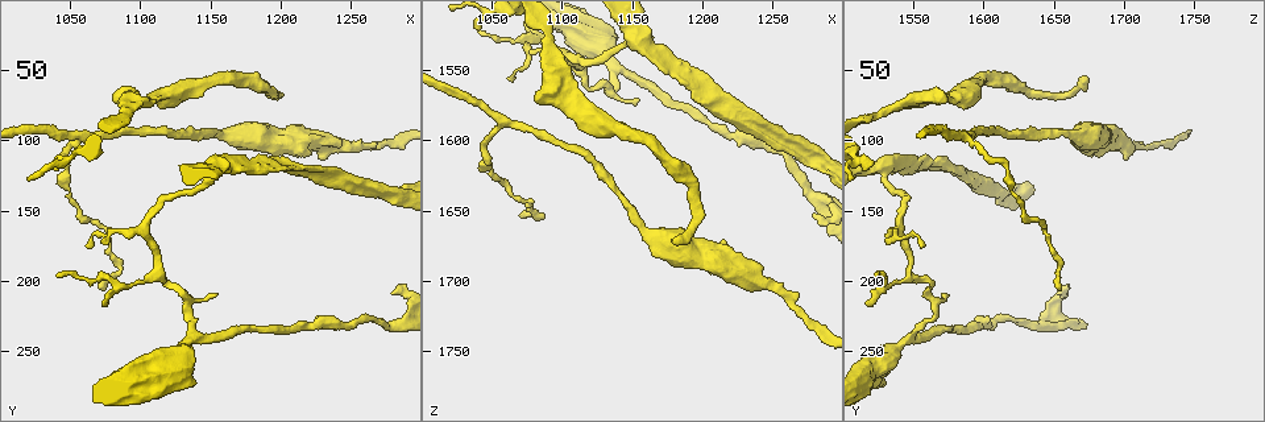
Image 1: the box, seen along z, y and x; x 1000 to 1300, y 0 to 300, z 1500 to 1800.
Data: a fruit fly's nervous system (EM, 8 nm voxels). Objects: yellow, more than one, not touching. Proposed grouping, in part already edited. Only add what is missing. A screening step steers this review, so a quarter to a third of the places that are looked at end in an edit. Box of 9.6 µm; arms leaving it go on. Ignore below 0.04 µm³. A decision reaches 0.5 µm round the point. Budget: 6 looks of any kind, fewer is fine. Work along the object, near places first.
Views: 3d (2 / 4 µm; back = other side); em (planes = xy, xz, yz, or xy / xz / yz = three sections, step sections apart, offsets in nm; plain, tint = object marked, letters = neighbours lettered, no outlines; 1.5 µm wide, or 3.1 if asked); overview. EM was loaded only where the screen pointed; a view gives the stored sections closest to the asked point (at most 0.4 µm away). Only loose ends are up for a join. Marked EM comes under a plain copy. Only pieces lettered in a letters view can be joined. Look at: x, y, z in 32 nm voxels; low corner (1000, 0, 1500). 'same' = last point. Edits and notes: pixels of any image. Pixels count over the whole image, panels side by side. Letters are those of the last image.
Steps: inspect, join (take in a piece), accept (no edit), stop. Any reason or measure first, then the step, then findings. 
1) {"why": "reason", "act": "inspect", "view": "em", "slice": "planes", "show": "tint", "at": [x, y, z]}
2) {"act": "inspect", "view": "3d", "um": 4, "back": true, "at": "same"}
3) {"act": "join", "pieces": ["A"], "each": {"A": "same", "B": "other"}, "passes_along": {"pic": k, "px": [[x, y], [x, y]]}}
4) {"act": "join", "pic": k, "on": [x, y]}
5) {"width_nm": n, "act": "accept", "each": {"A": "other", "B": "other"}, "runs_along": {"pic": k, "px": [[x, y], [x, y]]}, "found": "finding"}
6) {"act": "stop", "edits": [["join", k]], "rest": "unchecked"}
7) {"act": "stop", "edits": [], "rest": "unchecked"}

{"why": "thin end", "act": "inspect", "view": "em", "slice": "xy", "step": 4, "show": "tint", "at": [1154, 208, 1570]}

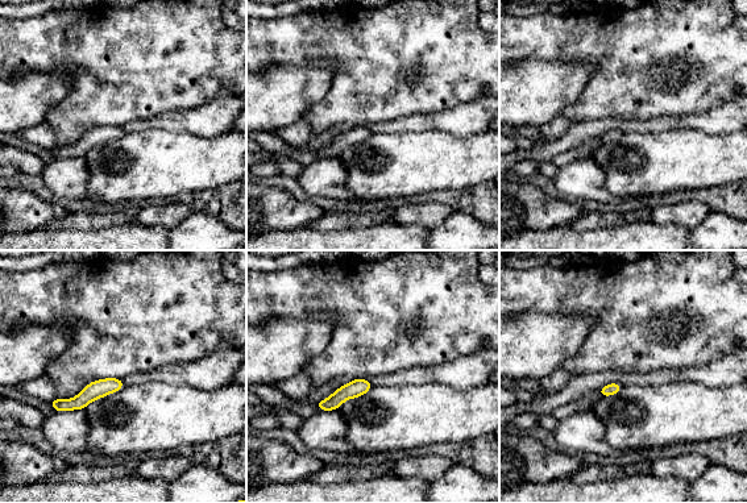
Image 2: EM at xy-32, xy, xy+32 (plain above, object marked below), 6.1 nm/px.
{"act": "inspect", "view": "em", "slice": "planes", "show": "letters", "at": "same"}

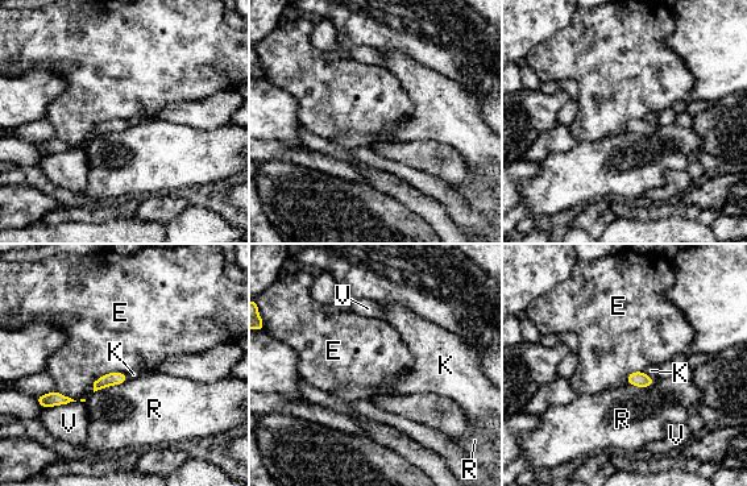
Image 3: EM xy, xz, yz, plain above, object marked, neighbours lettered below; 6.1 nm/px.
{"act": "accept", "each": {"E": "other", "K": "other", "R": "other", "V": "other"}, "border": {"pic": 3, "px": [[125, 373], [102, 374], [92, 391]]}, "found": "no lettered piece goes on from it"}

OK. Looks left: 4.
{"why": "end of a long branch", "act": "inspect", "view": "em", "slice": "xy", "step": 4, "show": "letters", "at": [1070, 204, 1654]}

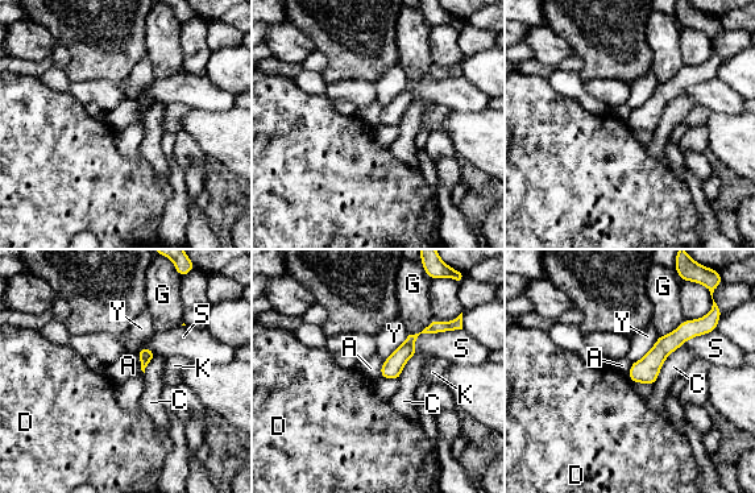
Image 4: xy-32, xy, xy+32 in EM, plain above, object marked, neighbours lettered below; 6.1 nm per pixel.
{"act": "accept", "each": {"A": "other", "C": "other", "D": "other", "G": "other", "K": "other", "S": "other", "Y": "other"}, "runs_along": {"pic": 4, "px": [[693, 328], [671, 342], [634, 378]]}, "found": "no lettered piece goes on from it"}

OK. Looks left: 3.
{"why": "end of a long branch", "act": "inspect", "view": "3d", "um": 4, "at": [1178, 56, 1674]}

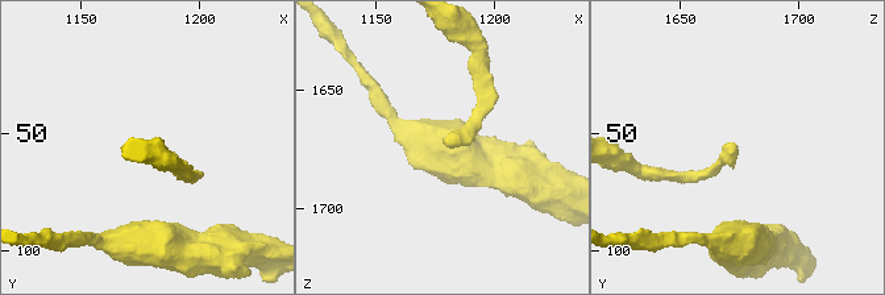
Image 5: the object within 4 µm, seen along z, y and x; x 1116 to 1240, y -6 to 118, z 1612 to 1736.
{"act": "inspect", "view": "em", "slice": "planes", "show": "letters", "at": [1179, 56, 1673]}

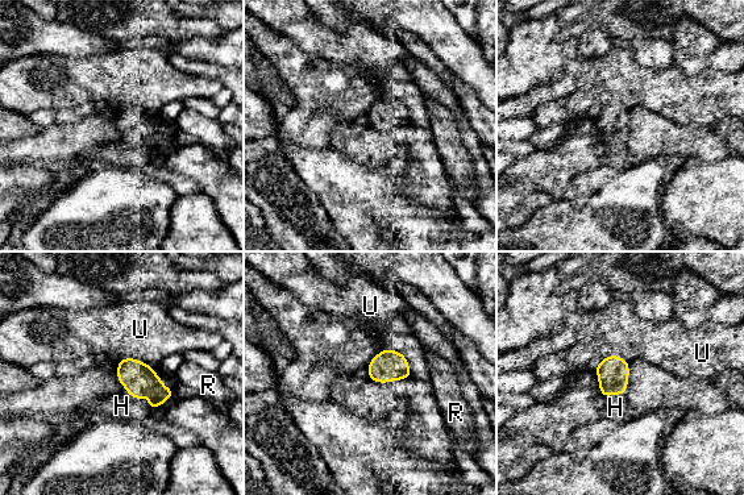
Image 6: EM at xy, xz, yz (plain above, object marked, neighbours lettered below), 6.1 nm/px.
{"longest_contact_nm": ["U", 220], "act": "join", "pieces": ["H"], "each": {"H": "same", "R": "other", "U": "other"}, "found": "the neuron continues"}

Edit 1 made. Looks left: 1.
{"act": "stop", "edits": [["join", 6]], "rest": "unchecked"}

